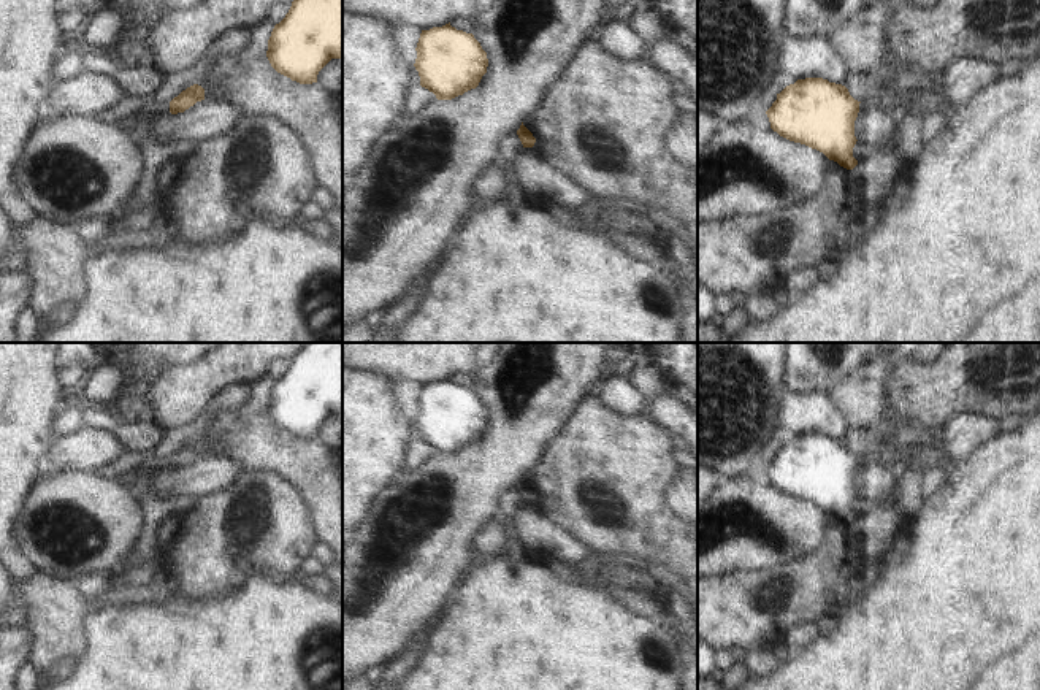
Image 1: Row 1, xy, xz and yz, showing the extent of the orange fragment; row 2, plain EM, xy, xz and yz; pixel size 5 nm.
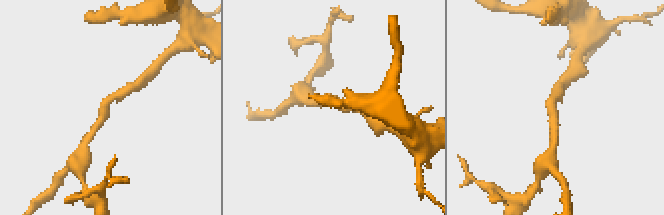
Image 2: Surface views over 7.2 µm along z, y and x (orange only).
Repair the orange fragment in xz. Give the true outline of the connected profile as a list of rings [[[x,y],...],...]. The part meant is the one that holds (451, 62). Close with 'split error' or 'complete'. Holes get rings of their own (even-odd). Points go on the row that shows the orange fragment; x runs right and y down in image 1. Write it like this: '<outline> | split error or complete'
[[[449,24],[422,30],[417,43],[415,70],[420,86],[438,100],[452,100],[476,89],[487,73],[488,59],[472,33]]] | complete

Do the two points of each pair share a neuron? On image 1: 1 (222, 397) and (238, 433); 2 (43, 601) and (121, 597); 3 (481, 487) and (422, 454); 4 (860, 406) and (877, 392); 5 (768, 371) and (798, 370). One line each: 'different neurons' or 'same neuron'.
1: different neurons
2: same neuron
3: different neurons
4: same neuron
5: different neurons

